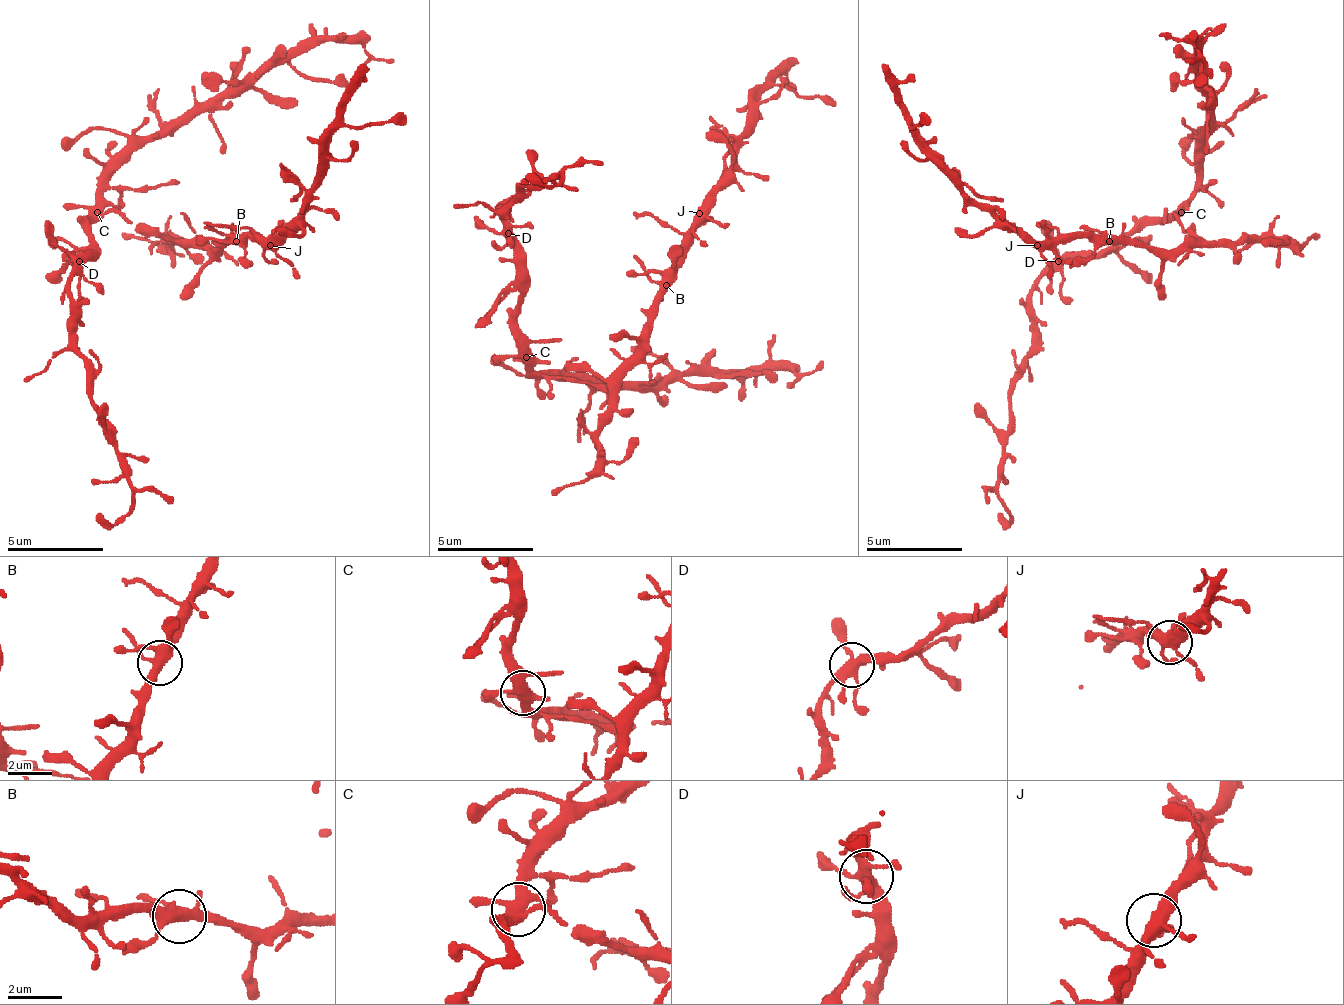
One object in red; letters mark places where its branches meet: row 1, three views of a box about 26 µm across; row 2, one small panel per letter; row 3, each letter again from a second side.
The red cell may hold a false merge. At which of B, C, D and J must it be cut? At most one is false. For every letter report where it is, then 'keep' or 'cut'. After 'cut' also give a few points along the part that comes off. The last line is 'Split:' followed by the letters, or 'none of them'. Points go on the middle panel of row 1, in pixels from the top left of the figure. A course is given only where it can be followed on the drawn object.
B: place (666, 285); keep
C: place (526, 357); keep
D: place (508, 233); keep
J: place (699, 213); keep
Split: none of them

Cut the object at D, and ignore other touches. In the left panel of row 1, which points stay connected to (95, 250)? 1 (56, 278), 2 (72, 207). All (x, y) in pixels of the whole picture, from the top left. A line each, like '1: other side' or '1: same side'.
1: same side
2: same side

